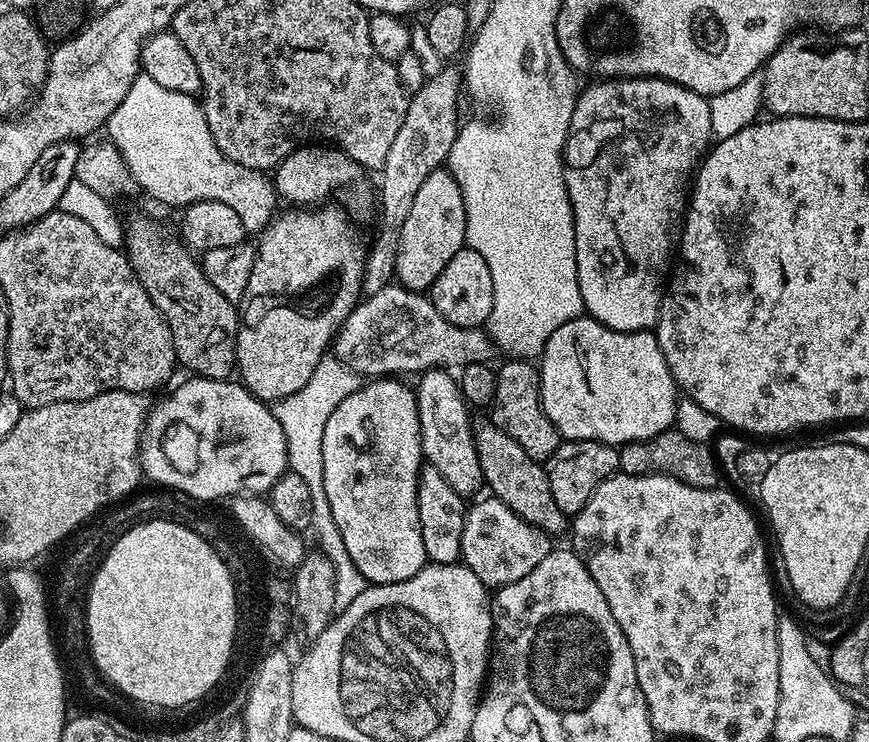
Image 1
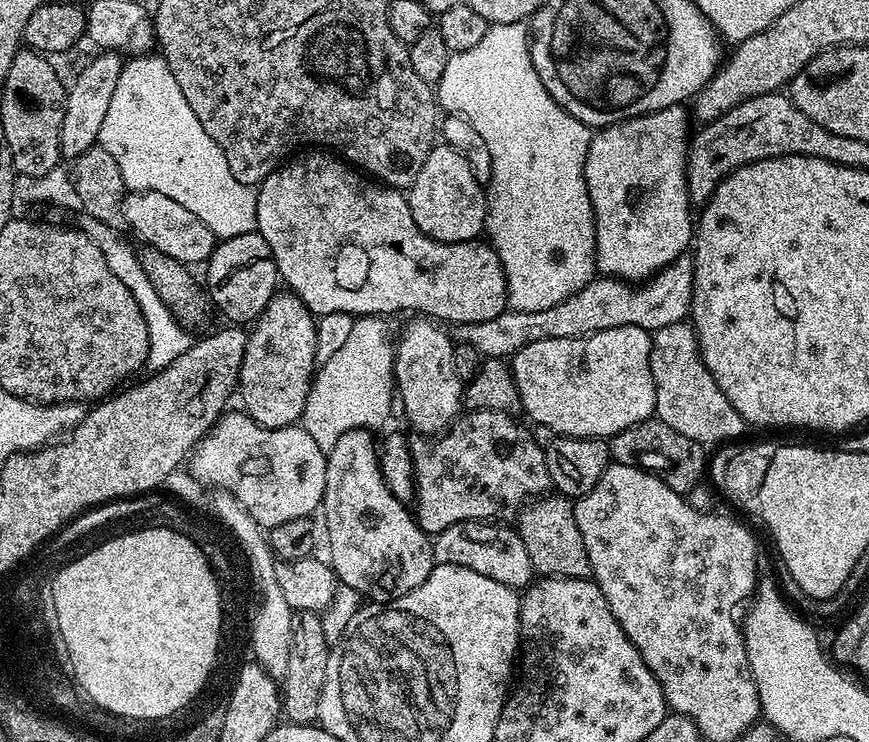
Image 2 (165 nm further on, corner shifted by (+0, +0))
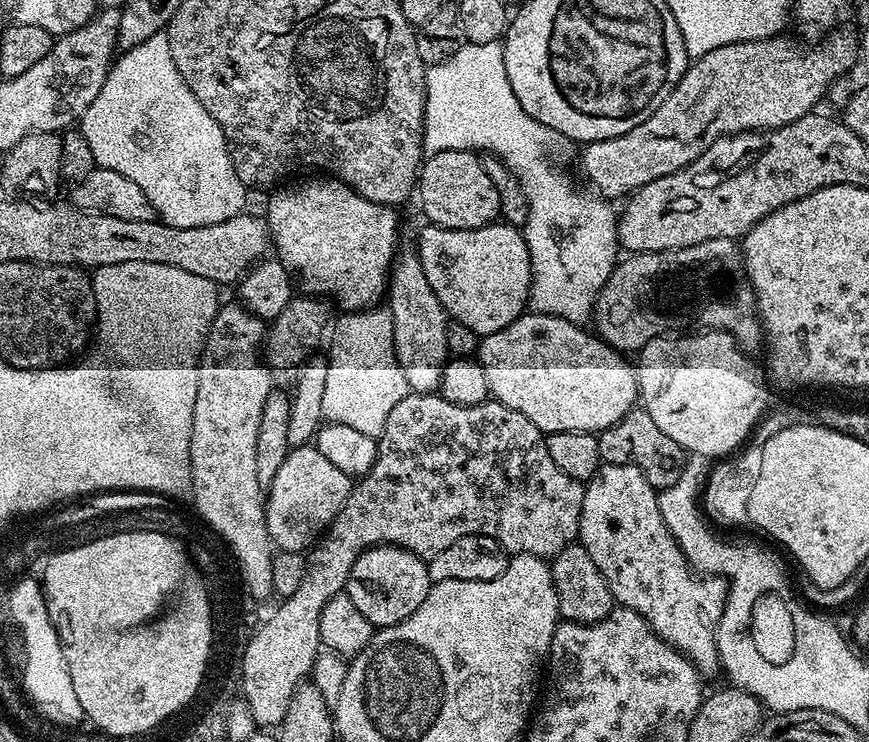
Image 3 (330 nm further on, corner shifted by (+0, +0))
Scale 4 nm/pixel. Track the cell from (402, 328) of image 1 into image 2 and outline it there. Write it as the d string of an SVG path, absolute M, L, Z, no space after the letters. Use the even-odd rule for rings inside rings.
M685 254L677 258L673 264L667 264L662 271L648 280L629 282L618 280L614 276L601 275L594 278L582 290L570 294L558 306L546 306L546 310L514 310L508 308L498 318L490 318L490 322L474 322L473 324L457 324L451 329L453 341L469 344L478 350L484 358L511 358L522 346L530 346L530 342L546 342L546 338L574 338L589 336L602 330L614 330L618 326L638 326L649 332L657 332L662 326L679 324L689 319L692 311L692 261L691 255Z

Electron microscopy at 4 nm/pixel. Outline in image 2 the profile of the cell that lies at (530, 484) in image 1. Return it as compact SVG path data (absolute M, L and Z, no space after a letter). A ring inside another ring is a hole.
M545 494L525 504L520 509L518 531L526 546L526 554L530 554L533 573L541 577L561 576L579 580L591 577L590 558L582 542L582 530L578 530L576 509L569 497Z

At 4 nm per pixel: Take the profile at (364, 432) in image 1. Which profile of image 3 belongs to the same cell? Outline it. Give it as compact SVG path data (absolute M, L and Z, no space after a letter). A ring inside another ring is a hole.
M378 544L374 548L367 548L354 562L350 570L346 594L354 606L358 606L360 613L368 619L377 629L385 628L391 624L402 622L426 602L426 594L432 588L432 580L428 576L427 563L421 557L415 556L405 548L395 548L392 544Z

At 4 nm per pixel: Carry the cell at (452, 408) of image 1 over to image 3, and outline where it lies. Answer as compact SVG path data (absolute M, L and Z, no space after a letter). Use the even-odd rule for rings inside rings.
M401 251L396 258L390 273L390 287L386 292L386 307L392 314L396 357L402 366L402 374L406 374L409 389L435 393L439 389L444 366L450 359L446 346L450 317L442 302L438 302L438 294L430 290L426 270L422 270L422 262L415 251Z

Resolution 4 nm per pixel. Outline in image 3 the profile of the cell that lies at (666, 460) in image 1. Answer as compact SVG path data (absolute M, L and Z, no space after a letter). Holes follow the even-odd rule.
M637 406L627 412L618 422L614 422L614 426L599 433L599 437L598 450L604 464L638 466L638 470L642 470L642 474L646 474L652 487L657 490L674 486L678 482L678 478L682 478L686 459L684 448L678 446L678 442L674 442L674 438L669 438L656 425L654 418L650 418L650 414L644 412L643 407Z

